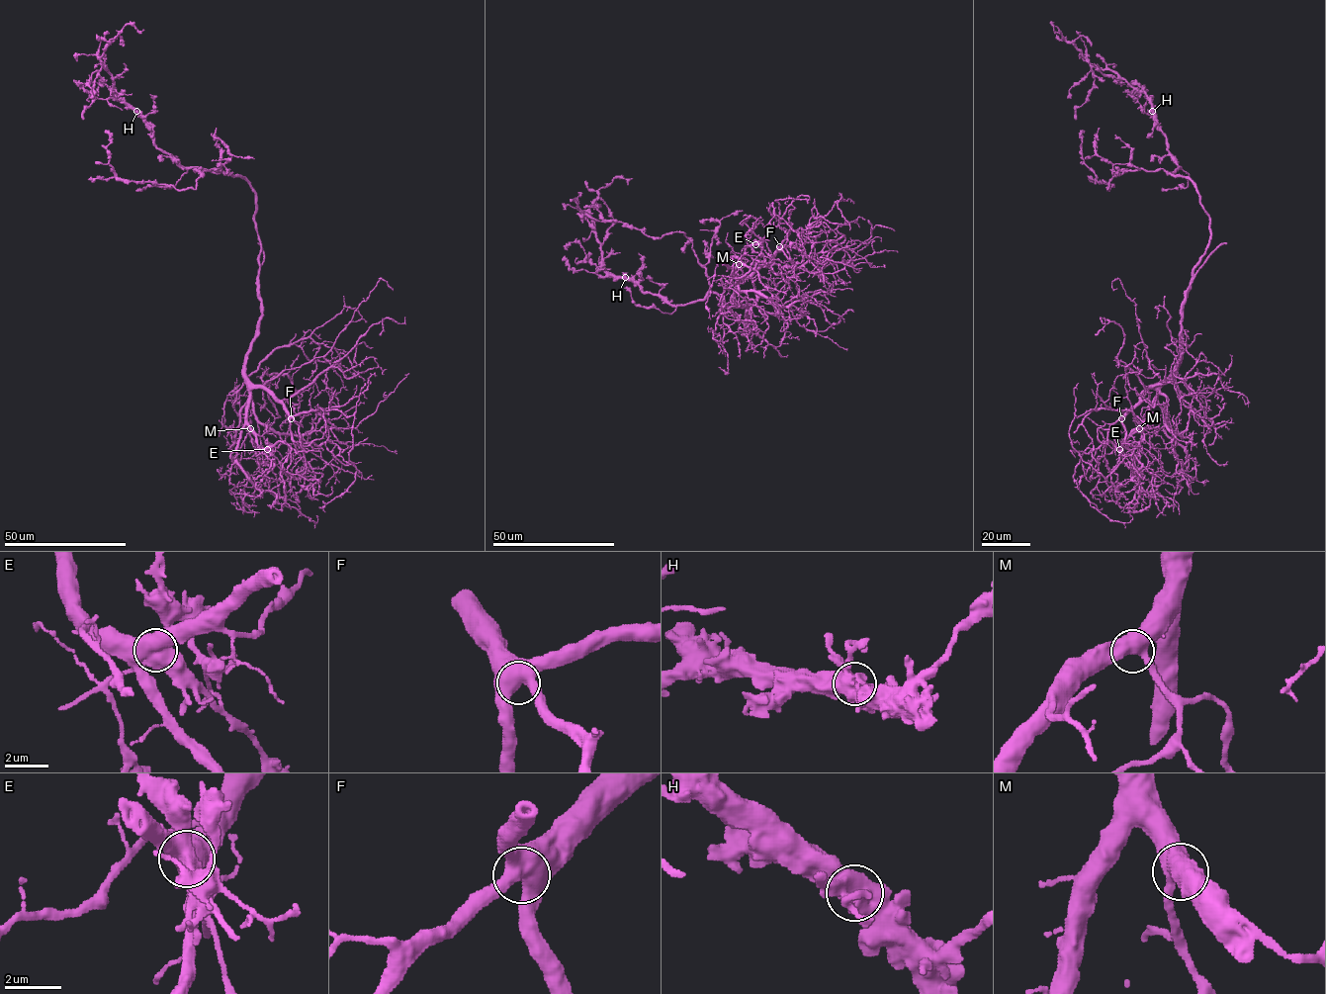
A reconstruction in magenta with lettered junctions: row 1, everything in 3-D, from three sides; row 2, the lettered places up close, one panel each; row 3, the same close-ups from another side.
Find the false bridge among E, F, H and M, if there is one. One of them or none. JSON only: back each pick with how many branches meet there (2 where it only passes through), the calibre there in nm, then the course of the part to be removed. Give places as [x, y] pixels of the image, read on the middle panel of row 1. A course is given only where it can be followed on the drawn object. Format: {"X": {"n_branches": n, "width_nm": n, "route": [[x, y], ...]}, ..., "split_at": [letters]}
{"E": {"n_branches": 3, "width_nm": 600, "route": [[754, 244], [783, 267], [791, 267], [803, 260], [804, 248], [795, 242], [801, 253]]}, "split_at": ["E"]}

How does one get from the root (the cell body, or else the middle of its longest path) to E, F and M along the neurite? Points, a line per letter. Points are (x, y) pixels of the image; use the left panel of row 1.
E: (260, 245), (261, 317), (259, 331), (247, 355), (245, 384), (248, 389), (247, 424), (255, 442), (266, 449)
F: (260, 245), (261, 317), (259, 331), (247, 355), (245, 375), (255, 386), (263, 388), (279, 399), (291, 418)
M: (260, 245), (261, 317), (259, 331), (245, 363), (250, 428)

